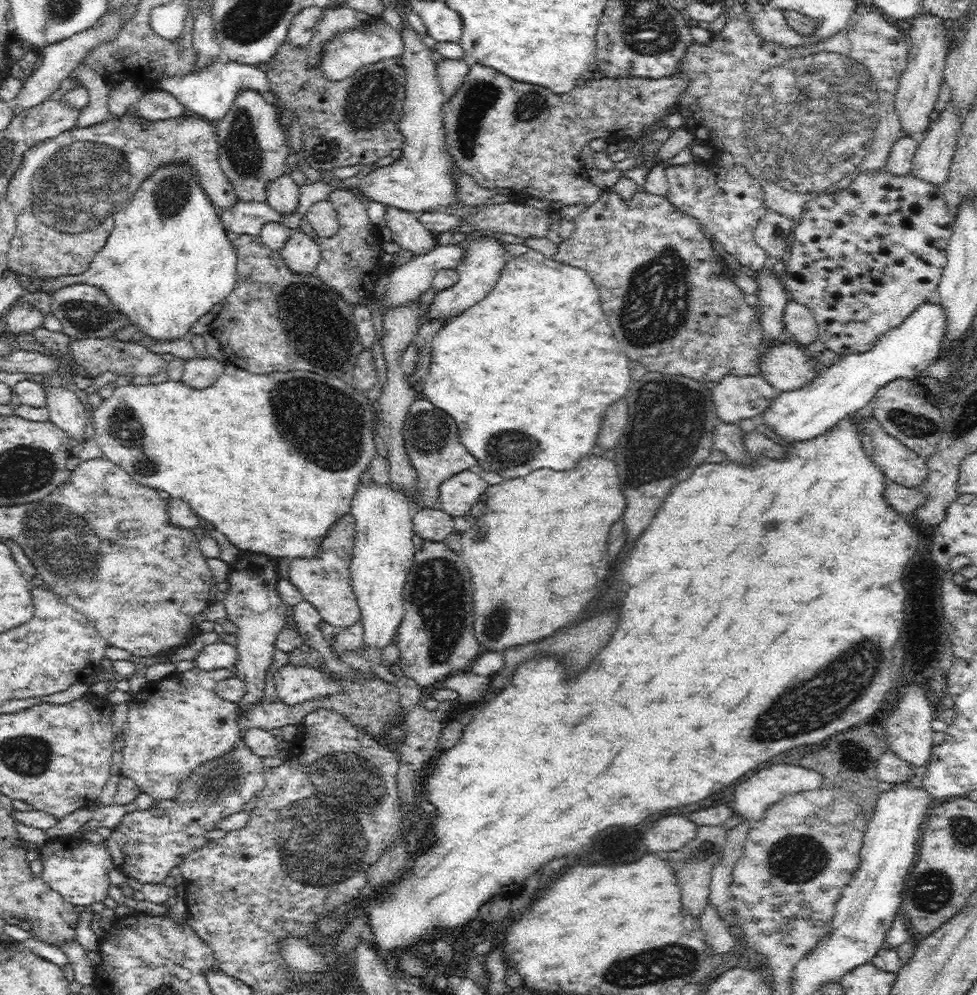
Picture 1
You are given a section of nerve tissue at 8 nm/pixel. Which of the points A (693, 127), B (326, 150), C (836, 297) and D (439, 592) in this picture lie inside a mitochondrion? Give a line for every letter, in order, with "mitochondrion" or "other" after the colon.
A: other
B: mitochondrion
C: other
D: mitochondrion

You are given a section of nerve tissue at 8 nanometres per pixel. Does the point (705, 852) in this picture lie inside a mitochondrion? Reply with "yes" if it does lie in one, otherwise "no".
yes

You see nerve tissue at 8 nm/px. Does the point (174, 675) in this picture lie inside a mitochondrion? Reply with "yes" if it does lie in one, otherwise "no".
no

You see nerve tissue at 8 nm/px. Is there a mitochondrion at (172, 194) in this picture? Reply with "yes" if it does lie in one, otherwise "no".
yes

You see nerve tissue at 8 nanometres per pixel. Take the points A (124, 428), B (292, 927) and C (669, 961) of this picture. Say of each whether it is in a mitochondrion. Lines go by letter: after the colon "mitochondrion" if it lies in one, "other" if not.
A: mitochondrion
B: other
C: mitochondrion

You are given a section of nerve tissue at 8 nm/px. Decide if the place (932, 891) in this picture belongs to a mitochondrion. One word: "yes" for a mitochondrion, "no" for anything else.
yes

